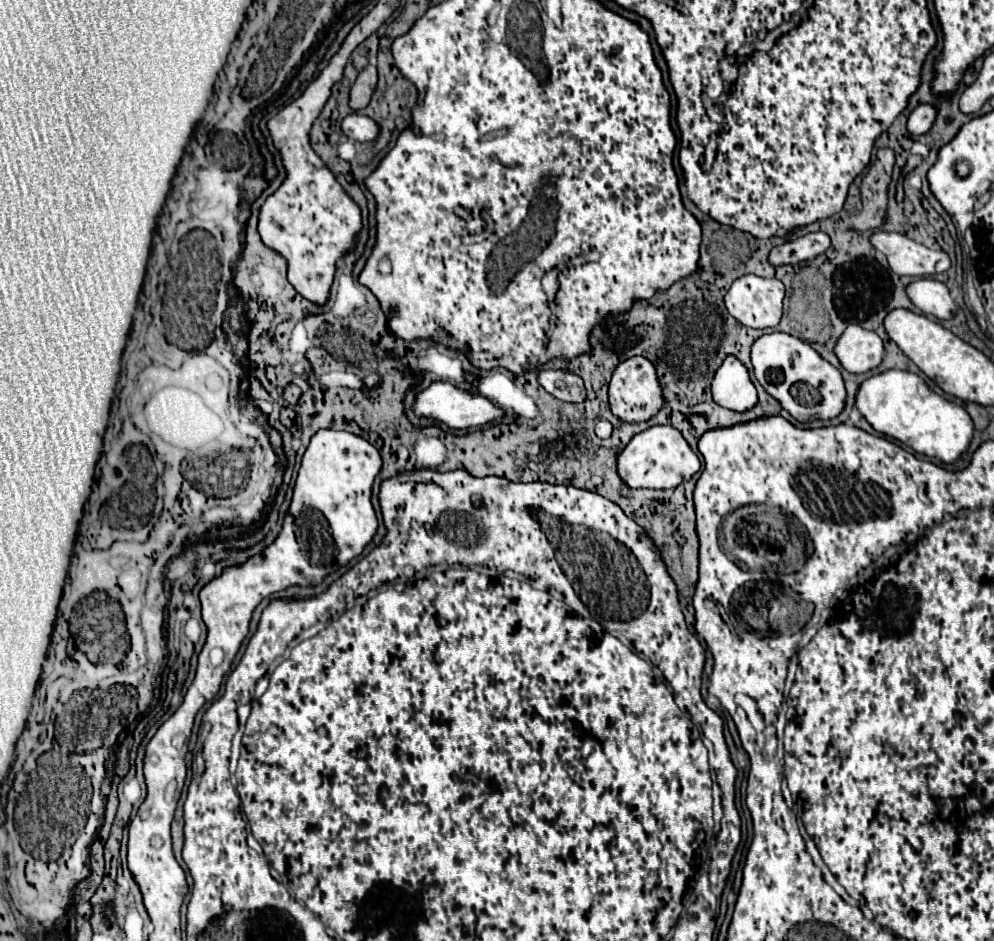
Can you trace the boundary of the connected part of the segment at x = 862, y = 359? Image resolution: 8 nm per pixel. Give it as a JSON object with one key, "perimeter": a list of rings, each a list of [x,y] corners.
{"perimeter":[[[848,325],[836,341],[834,353],[846,371],[866,373],[880,365],[884,343],[876,333],[866,331],[860,325]]]}

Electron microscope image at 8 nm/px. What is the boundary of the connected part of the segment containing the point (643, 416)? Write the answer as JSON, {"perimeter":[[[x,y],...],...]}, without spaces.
{"perimeter":[[[630,357],[622,361],[608,385],[608,405],[610,411],[624,423],[638,423],[652,419],[664,407],[664,391],[656,373],[656,365],[646,357]]]}

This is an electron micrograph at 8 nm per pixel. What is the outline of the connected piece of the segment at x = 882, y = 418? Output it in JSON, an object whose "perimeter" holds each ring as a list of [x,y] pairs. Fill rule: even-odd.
{"perimeter":[[[900,369],[868,377],[858,385],[854,407],[882,435],[914,449],[920,455],[936,457],[944,463],[954,463],[968,449],[974,427],[970,415],[944,397],[936,395],[918,375]]]}

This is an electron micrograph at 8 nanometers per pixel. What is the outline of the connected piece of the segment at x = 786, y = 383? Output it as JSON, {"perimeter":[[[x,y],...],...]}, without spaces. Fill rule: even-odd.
{"perimeter":[[[764,333],[762,337],[758,337],[752,345],[752,367],[754,367],[754,375],[760,381],[760,385],[774,397],[780,401],[780,405],[798,421],[808,421],[808,419],[832,419],[836,417],[842,407],[844,407],[844,397],[846,397],[846,389],[844,389],[844,381],[842,375],[836,367],[832,367],[828,361],[824,361],[808,343],[788,335],[788,333]],[[804,381],[810,383],[814,389],[818,389],[818,393],[822,395],[822,401],[814,407],[802,407],[800,403],[796,403],[788,389],[790,385]]]}

